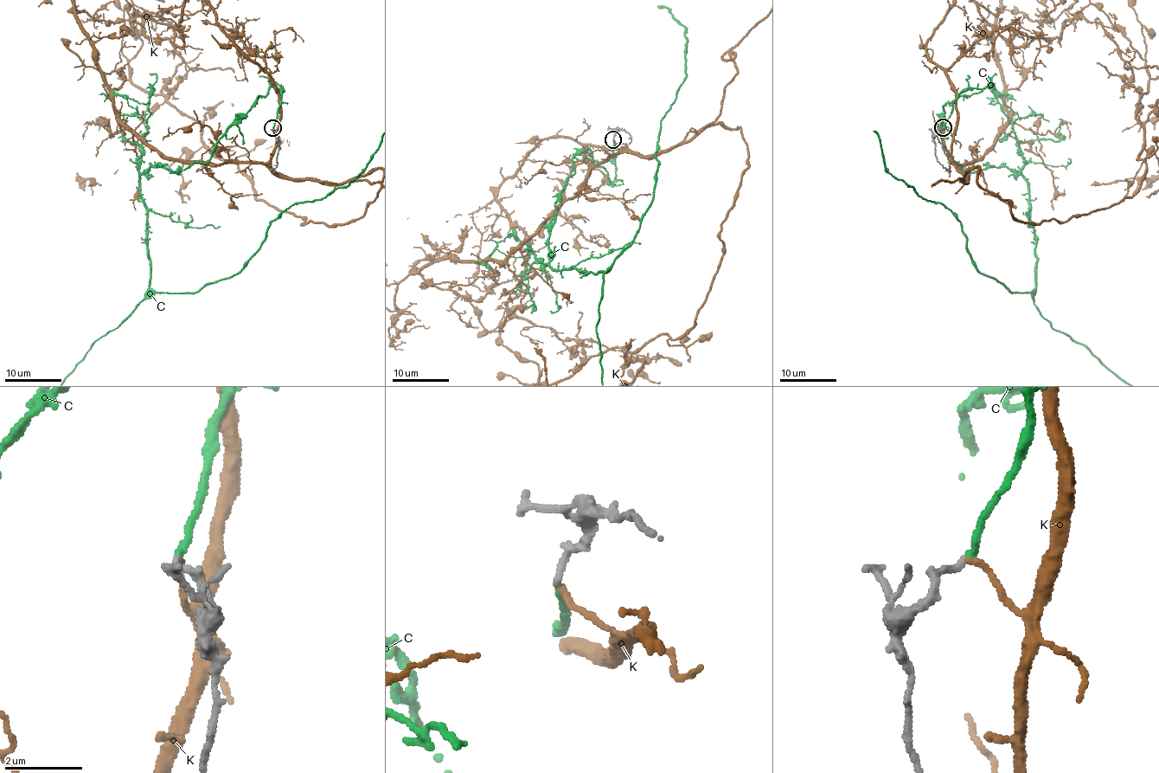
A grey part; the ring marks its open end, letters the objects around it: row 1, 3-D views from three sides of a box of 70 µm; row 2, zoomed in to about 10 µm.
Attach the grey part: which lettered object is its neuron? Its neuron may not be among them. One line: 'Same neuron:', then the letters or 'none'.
Same neuron: C

